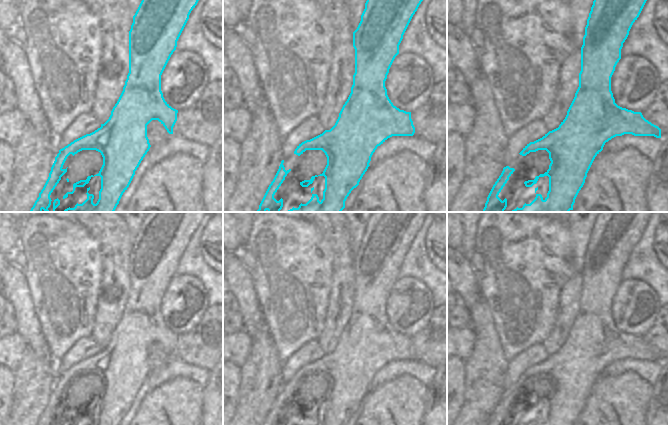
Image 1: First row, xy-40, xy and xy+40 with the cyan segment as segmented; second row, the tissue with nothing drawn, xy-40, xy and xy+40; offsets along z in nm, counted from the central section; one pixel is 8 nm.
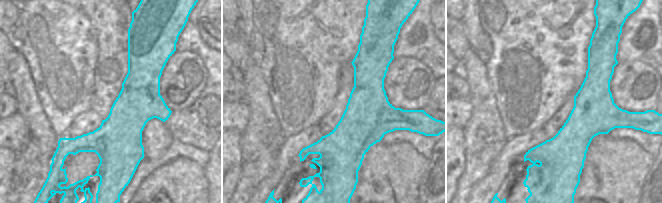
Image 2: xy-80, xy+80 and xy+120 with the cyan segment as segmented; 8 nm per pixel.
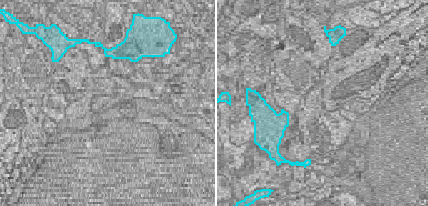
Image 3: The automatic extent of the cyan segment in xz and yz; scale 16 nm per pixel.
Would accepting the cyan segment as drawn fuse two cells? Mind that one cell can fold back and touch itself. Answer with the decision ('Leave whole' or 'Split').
Leave whole

